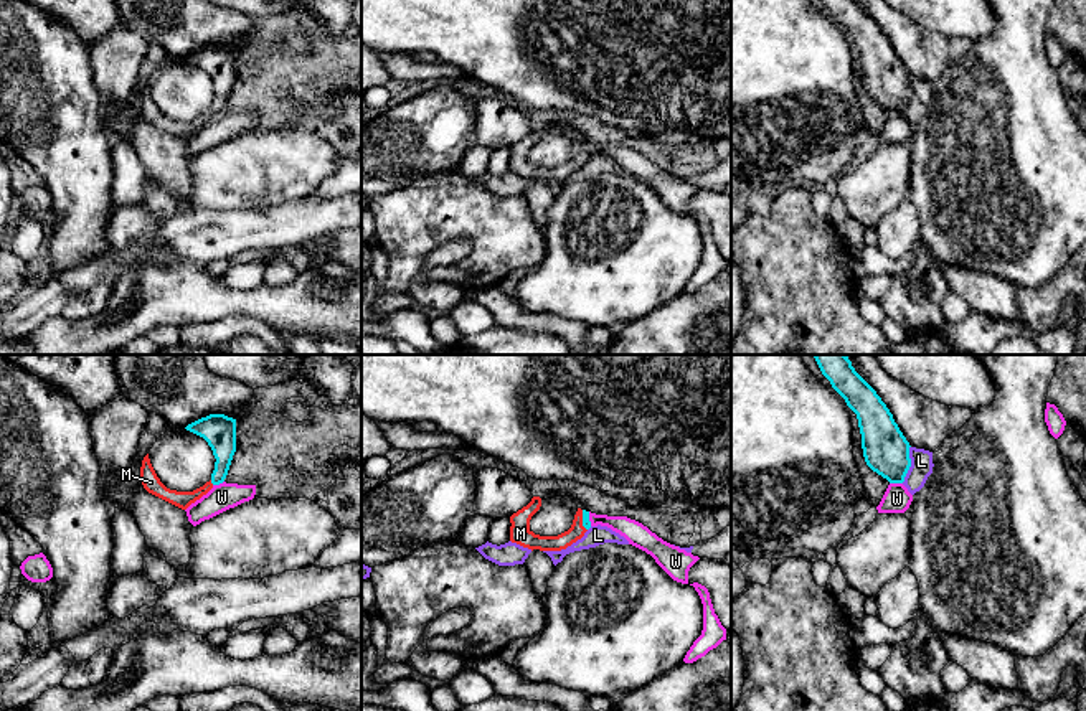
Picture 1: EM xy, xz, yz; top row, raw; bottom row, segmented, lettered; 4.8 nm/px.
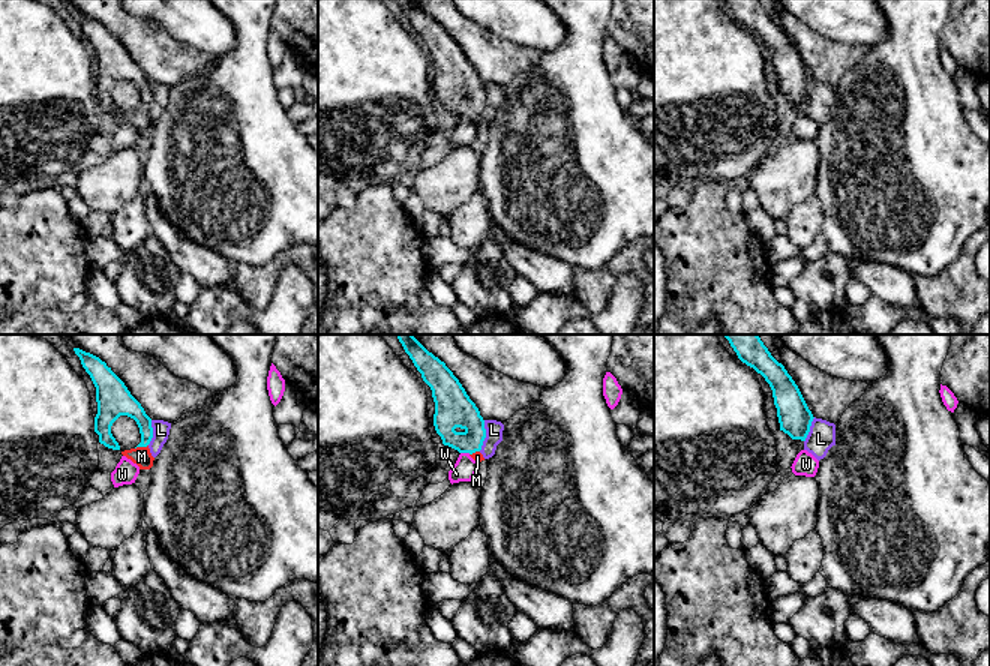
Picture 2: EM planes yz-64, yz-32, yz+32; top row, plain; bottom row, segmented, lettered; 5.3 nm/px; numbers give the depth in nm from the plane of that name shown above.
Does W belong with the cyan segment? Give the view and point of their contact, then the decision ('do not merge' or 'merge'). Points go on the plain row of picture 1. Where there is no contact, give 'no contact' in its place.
contact yz (897, 113); do not merge

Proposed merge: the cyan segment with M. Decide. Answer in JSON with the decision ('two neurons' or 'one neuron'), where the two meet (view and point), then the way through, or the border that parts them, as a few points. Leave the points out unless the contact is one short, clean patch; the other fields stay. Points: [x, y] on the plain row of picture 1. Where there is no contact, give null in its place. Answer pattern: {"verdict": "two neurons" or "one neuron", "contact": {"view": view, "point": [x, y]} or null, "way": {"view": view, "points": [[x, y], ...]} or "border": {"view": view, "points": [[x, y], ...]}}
{"verdict": "one neuron", "contact": {"view": "xz", "point": [583, 150]}}

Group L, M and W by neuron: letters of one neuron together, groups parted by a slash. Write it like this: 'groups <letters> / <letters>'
groups L / M / W

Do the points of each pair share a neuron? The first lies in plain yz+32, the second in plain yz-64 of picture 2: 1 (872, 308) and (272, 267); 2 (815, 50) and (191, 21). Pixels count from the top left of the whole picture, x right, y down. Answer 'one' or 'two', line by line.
1: two
2: two

